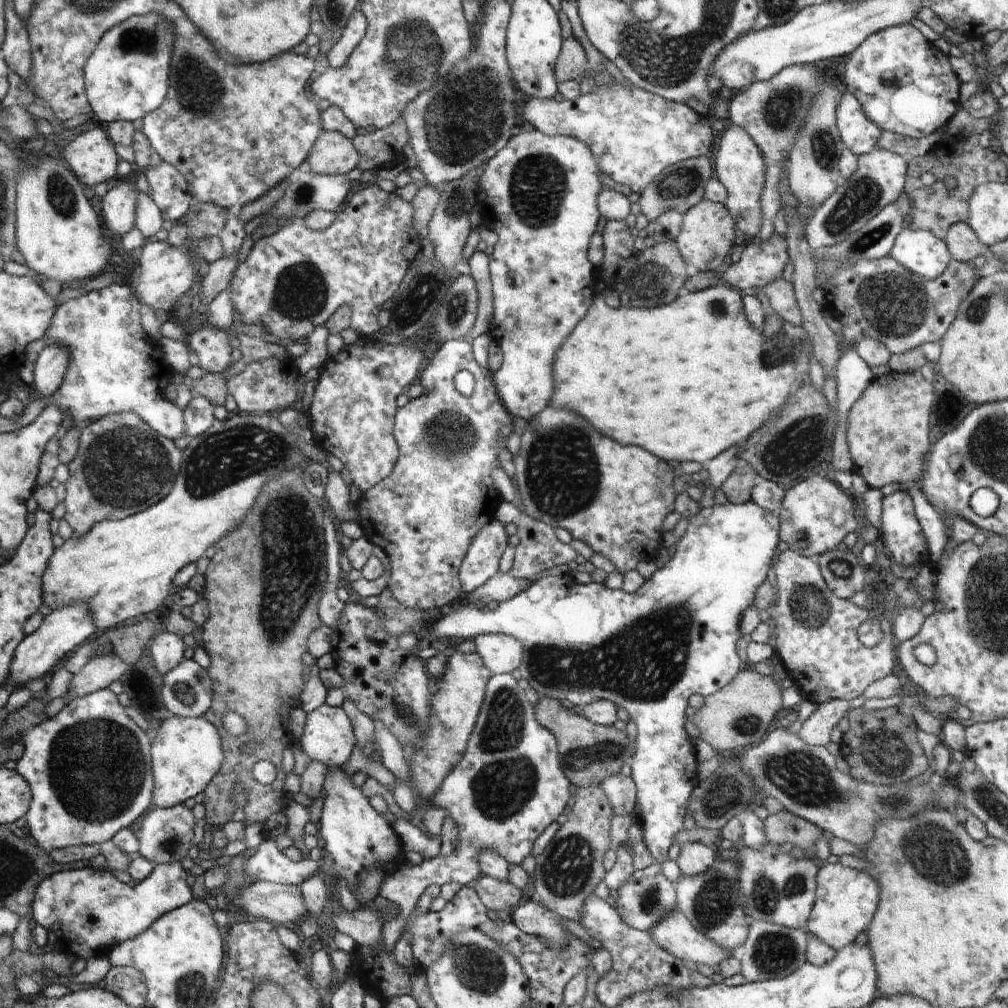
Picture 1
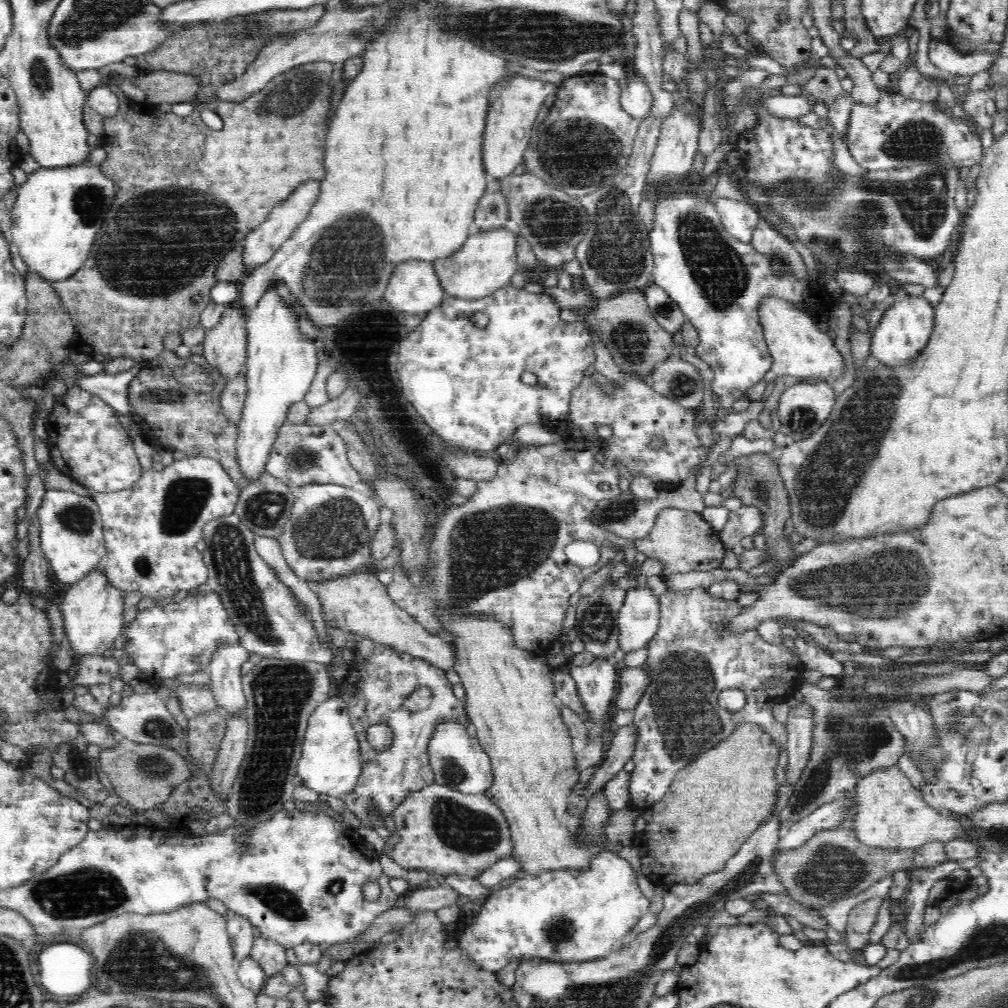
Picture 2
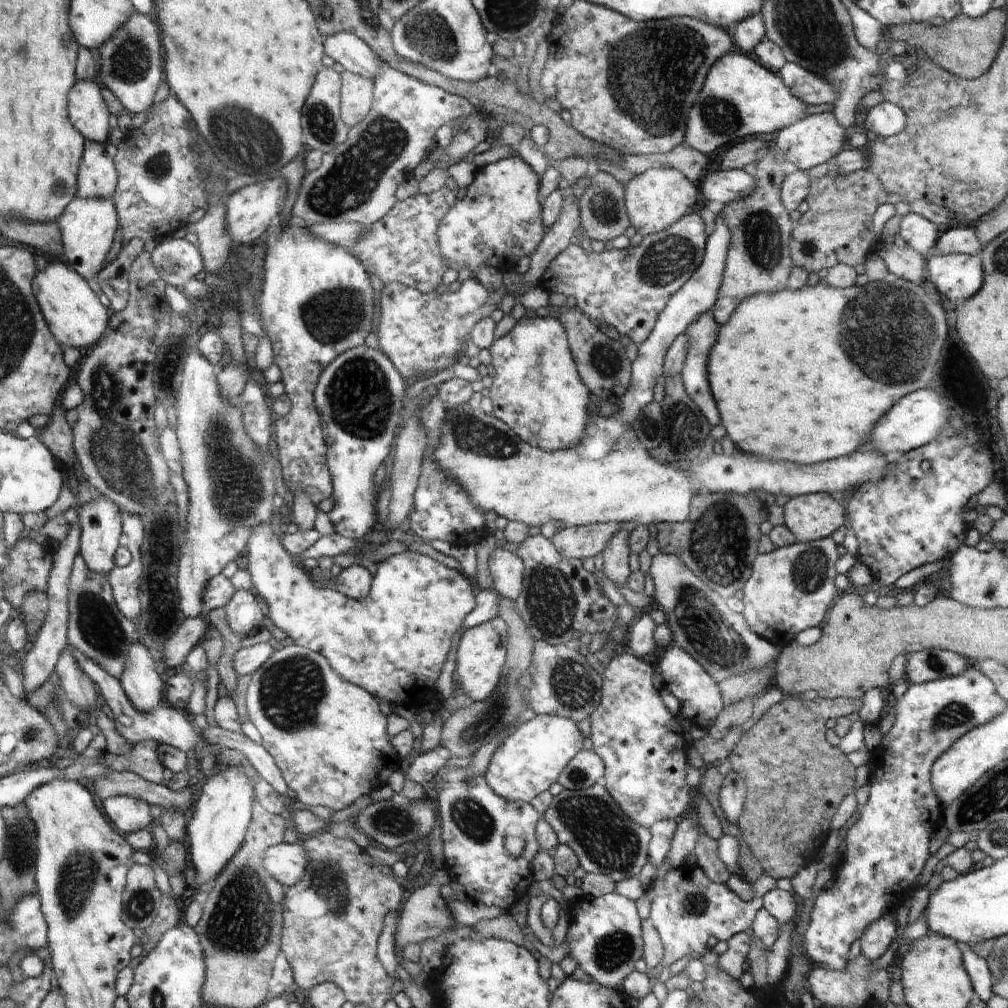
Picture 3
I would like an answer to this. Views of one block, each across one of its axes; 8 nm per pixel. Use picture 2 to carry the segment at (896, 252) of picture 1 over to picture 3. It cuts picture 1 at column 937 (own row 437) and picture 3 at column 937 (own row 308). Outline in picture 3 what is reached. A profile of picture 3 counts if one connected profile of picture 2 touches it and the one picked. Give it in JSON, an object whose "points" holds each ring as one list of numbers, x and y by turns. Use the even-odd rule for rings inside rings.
{"points":[[931,253,926,266,935,290,956,305,976,296,984,284,985,269,980,255]]}

